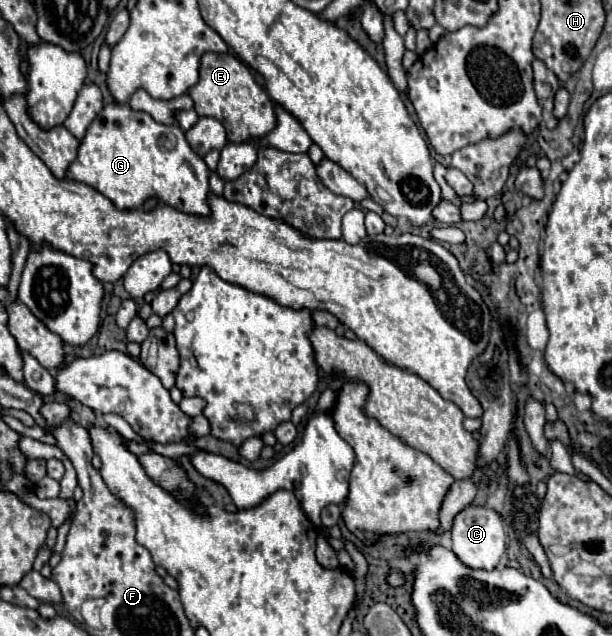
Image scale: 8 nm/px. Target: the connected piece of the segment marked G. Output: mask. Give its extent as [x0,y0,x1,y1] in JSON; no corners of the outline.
[67,103,209,215]

